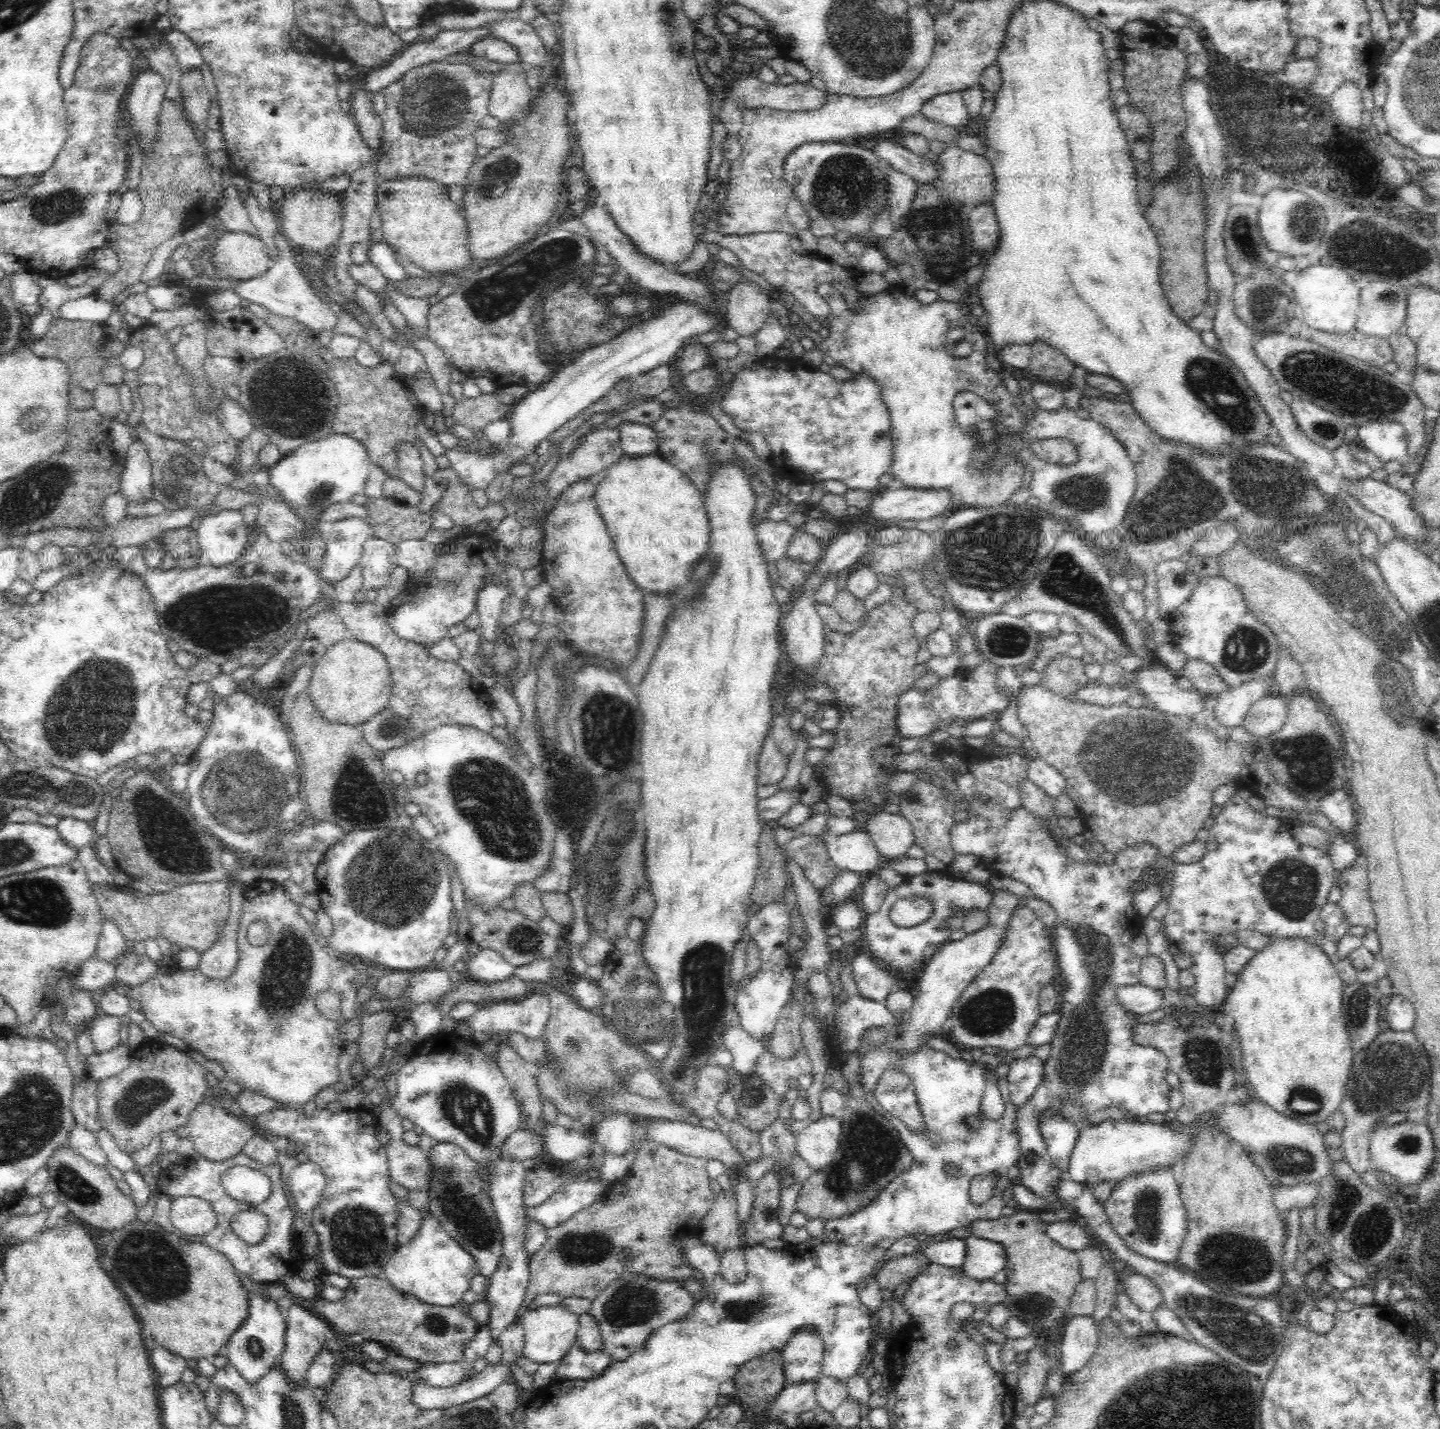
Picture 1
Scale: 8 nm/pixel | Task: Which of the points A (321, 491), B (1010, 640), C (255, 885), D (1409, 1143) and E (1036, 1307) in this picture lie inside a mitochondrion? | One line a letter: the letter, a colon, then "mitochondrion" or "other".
A: mitochondrion
B: mitochondrion
C: other
D: mitochondrion
E: mitochondrion

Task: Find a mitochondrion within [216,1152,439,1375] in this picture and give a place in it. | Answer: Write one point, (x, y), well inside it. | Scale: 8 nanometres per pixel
(358, 1236)

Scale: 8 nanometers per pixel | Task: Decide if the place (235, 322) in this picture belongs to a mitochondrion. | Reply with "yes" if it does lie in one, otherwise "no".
no

